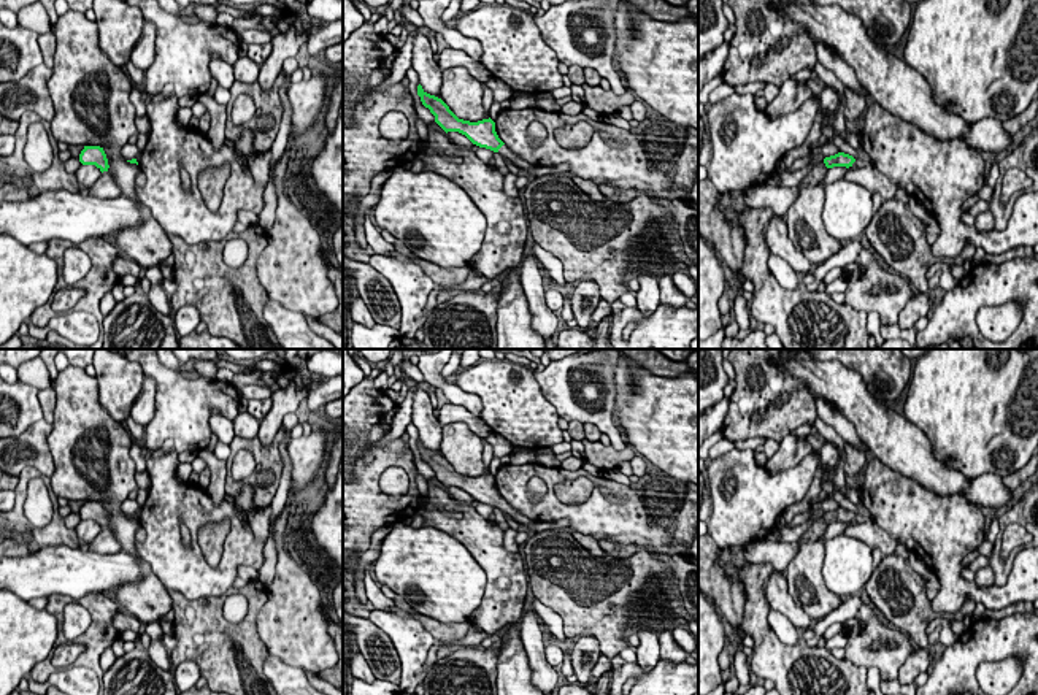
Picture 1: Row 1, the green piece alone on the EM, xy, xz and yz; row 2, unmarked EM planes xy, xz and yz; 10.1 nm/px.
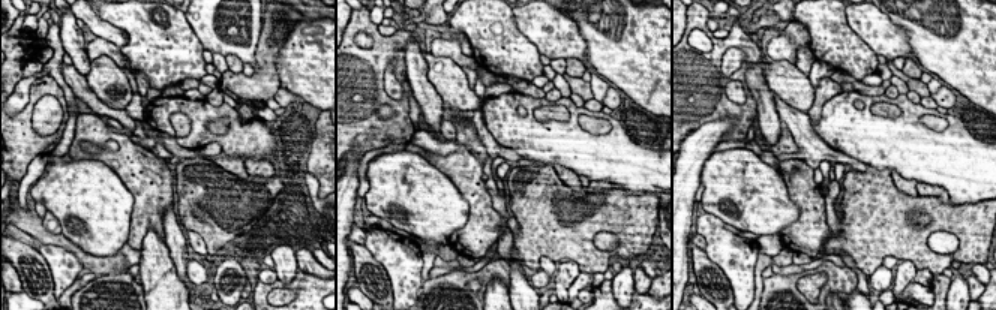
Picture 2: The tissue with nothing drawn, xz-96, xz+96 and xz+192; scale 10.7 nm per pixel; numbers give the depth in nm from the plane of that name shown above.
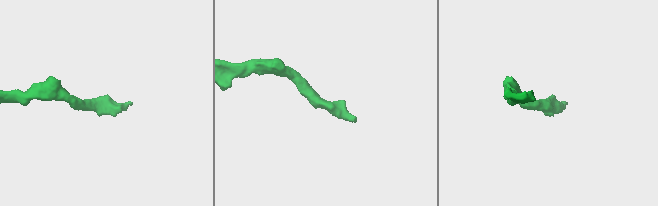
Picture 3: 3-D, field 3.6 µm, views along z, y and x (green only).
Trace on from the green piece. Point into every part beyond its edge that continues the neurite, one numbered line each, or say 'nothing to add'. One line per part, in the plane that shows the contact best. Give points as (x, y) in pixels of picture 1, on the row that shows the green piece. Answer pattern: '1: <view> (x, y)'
1: xz (505, 151)

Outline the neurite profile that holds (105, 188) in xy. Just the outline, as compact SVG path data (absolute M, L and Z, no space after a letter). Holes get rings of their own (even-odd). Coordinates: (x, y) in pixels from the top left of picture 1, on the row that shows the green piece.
M103 171L102 176L95 181L95 184L89 189L89 195L108 200L121 195L121 189L116 184L111 173Z

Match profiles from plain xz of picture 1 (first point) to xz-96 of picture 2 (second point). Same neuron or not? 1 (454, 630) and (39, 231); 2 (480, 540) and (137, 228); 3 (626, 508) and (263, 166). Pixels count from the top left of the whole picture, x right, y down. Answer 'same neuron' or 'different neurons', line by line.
1: same neuron
2: same neuron
3: different neurons

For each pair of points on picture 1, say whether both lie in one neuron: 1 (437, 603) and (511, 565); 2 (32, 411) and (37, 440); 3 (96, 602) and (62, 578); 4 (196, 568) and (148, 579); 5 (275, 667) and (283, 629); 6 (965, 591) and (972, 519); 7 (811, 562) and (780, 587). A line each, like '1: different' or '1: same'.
1: different
2: different
3: different
4: different
5: different
6: same
7: different

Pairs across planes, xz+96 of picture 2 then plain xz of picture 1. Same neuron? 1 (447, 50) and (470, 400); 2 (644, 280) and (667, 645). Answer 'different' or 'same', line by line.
1: different
2: same

